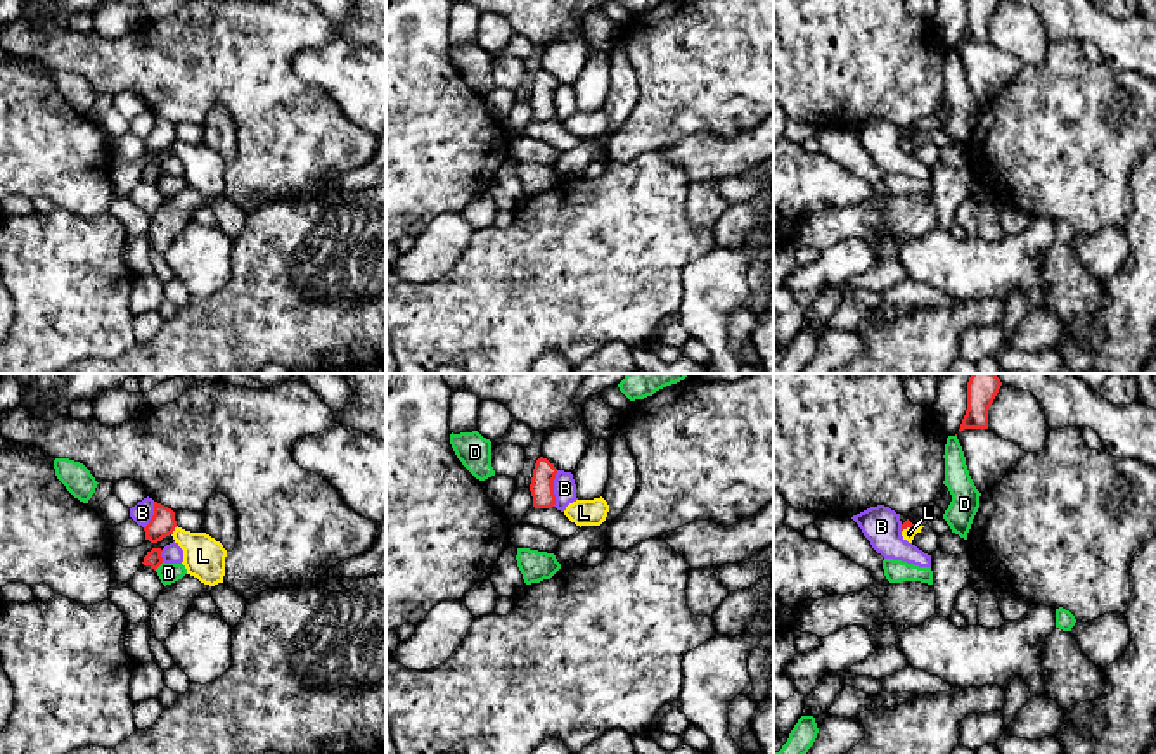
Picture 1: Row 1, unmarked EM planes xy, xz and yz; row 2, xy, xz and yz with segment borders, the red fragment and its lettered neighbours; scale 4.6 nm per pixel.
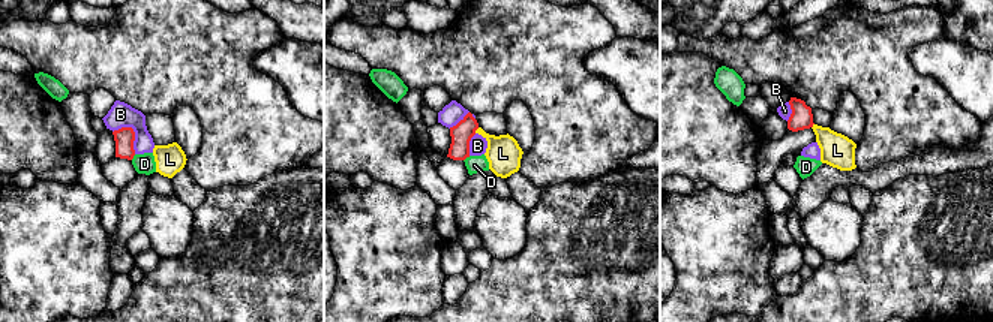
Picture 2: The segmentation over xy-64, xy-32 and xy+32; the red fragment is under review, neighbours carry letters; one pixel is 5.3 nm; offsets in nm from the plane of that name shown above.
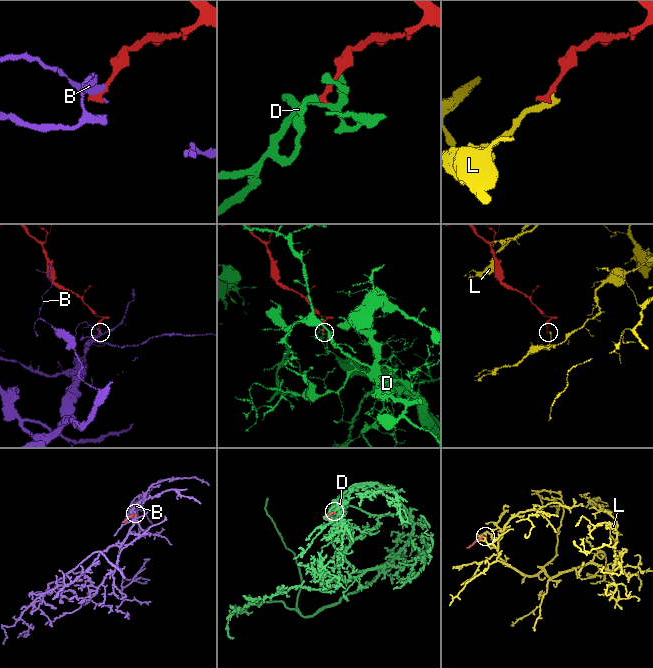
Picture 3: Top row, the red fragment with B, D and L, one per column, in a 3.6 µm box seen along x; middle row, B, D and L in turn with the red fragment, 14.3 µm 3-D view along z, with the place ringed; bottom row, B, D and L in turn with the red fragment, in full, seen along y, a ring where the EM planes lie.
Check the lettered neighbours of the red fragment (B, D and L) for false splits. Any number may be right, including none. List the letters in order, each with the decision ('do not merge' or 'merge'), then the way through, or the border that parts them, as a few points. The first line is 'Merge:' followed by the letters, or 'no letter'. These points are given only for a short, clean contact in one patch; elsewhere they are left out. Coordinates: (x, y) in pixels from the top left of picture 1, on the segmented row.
Merge: no letter
B: do not merge; border xz (558, 471), (552, 505)
D: do not merge
L: do not merge; border xy (177, 526), (172, 535)

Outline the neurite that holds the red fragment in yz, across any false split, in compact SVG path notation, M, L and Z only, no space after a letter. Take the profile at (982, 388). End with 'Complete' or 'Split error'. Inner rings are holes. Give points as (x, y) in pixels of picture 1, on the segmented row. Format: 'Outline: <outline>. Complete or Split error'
Outline: M973 374L967 382L967 410L960 429L988 429L988 410L1002 382L997 374Z. Complete

